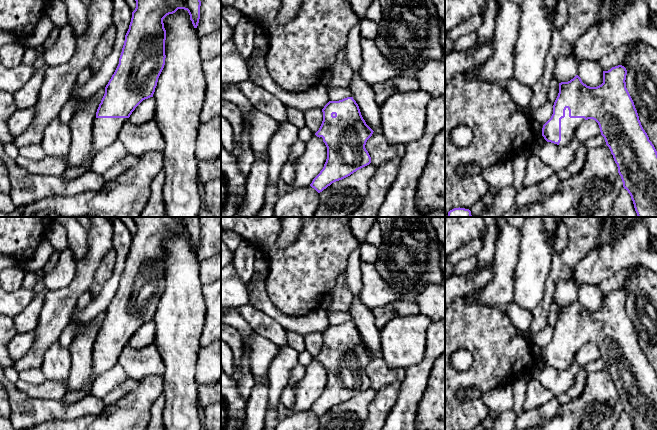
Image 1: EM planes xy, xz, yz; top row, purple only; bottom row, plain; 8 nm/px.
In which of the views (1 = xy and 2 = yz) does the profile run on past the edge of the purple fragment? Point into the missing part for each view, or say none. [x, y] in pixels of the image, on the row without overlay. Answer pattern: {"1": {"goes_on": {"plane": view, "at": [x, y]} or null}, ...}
{"1": {"goes_on": {"plane": "xy", "at": [105, 354]}}, "2": {"goes_on": {"plane": "yz", "at": [569, 349]}}}

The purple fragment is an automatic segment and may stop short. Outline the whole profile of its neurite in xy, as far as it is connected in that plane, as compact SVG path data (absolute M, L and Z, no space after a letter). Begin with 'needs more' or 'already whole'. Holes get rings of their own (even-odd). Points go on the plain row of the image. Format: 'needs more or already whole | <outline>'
needs more | M132 217L136 232L119 282L119 288L105 311L93 347L92 381L114 366L123 348L145 323L153 321L158 302L165 289L166 254L163 243L178 233L187 234L194 252L200 243L200 217Z

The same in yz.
needs more | M618 289L603 295L603 307L597 311L587 310L578 299L568 306L559 307L553 338L543 349L542 360L547 366L565 370L575 363L575 355L580 348L588 343L595 344L634 430L657 430L657 375L641 349L626 312L626 299L626 292Z

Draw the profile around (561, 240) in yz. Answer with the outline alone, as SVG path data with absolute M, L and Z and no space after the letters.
M556 217L557 218L557 229L556 229L556 239L555 239L555 244L554 244L554 252L556 254L561 253L568 242L568 230L567 227L565 226L564 222L562 221L561 217Z

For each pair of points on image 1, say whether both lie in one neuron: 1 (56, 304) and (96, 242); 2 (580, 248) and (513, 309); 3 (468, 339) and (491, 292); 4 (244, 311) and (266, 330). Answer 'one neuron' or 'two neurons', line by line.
1: one neuron
2: two neurons
3: two neurons
4: one neuron

